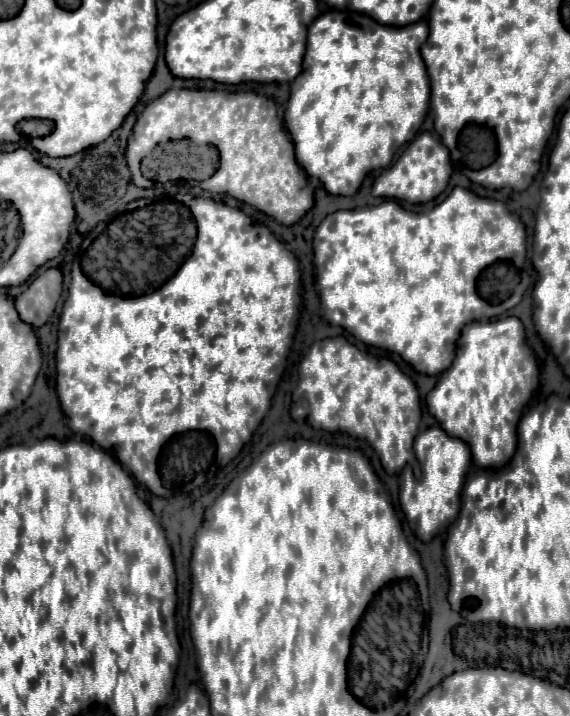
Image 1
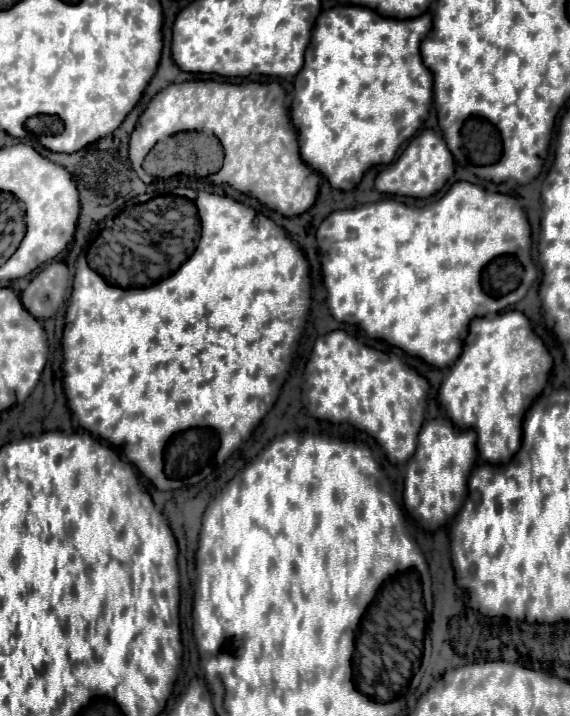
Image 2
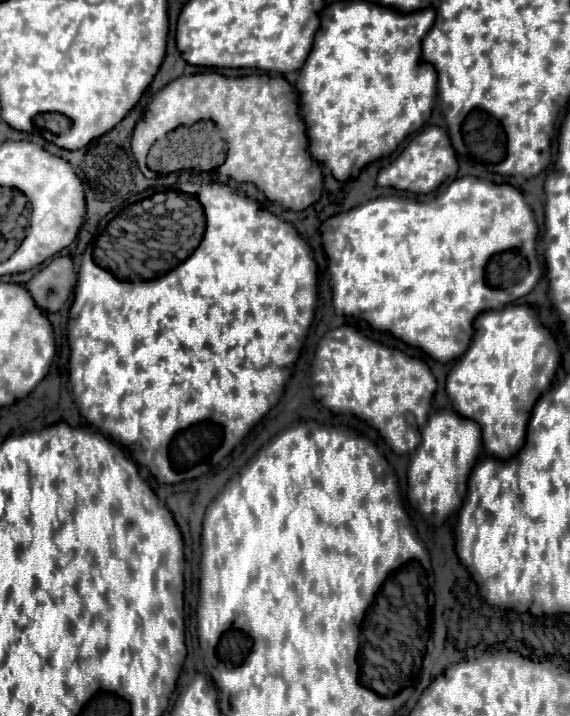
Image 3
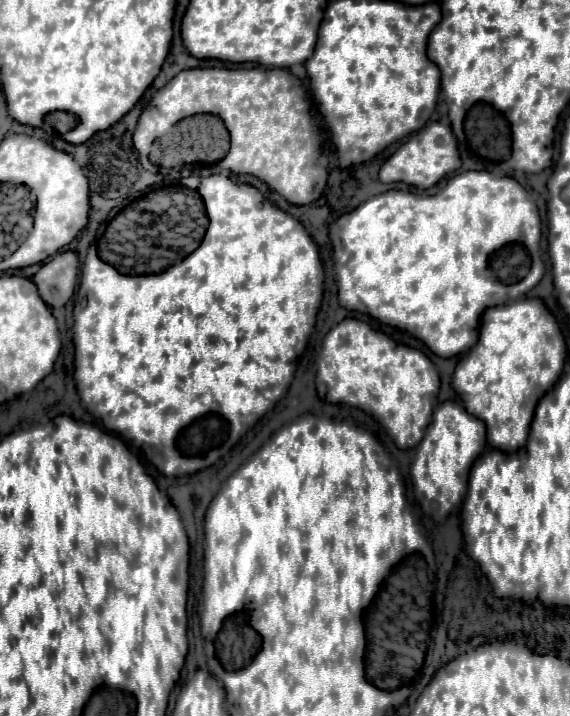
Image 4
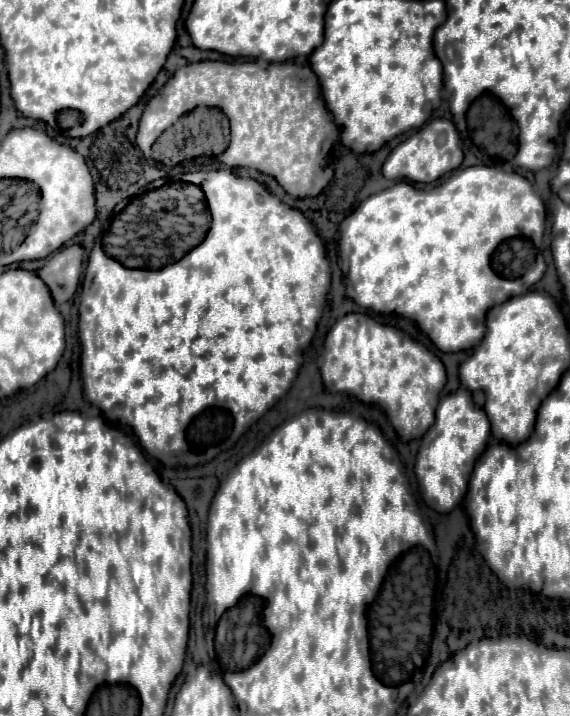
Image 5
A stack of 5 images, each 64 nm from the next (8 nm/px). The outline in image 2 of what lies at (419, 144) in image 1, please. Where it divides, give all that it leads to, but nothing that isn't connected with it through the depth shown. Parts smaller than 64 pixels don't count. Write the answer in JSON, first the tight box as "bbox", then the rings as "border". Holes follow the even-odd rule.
{"bbox":[376,130,454,198],"border":[[[424,130],[410,140],[404,152],[376,176],[376,188],[380,192],[412,196],[412,198],[428,198],[438,192],[446,180],[454,174],[454,158],[446,146],[446,140],[434,130]]]}

